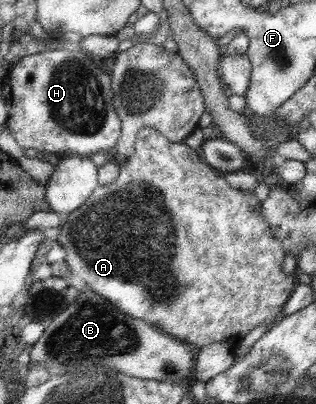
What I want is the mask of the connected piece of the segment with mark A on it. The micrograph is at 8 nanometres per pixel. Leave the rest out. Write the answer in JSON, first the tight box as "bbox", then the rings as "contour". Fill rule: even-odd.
{"bbox":[55,127,293,349],"contour":[[[144,127],[136,133],[133,153],[120,160],[115,179],[107,185],[96,185],[87,199],[63,218],[63,225],[60,225],[61,233],[57,235],[55,241],[61,246],[61,249],[65,250],[64,261],[69,273],[78,277],[85,283],[85,288],[89,288],[93,294],[113,304],[121,313],[149,323],[157,331],[170,335],[173,339],[185,343],[193,349],[199,349],[218,341],[225,341],[227,346],[234,348],[238,340],[247,335],[253,327],[267,329],[285,316],[282,308],[293,292],[293,279],[289,274],[281,271],[281,263],[285,257],[283,247],[273,239],[272,231],[269,231],[269,227],[261,219],[260,201],[254,194],[240,192],[238,189],[230,187],[219,172],[199,160],[194,149],[189,148],[183,142],[173,143],[172,140],[168,140],[153,128]]]}

